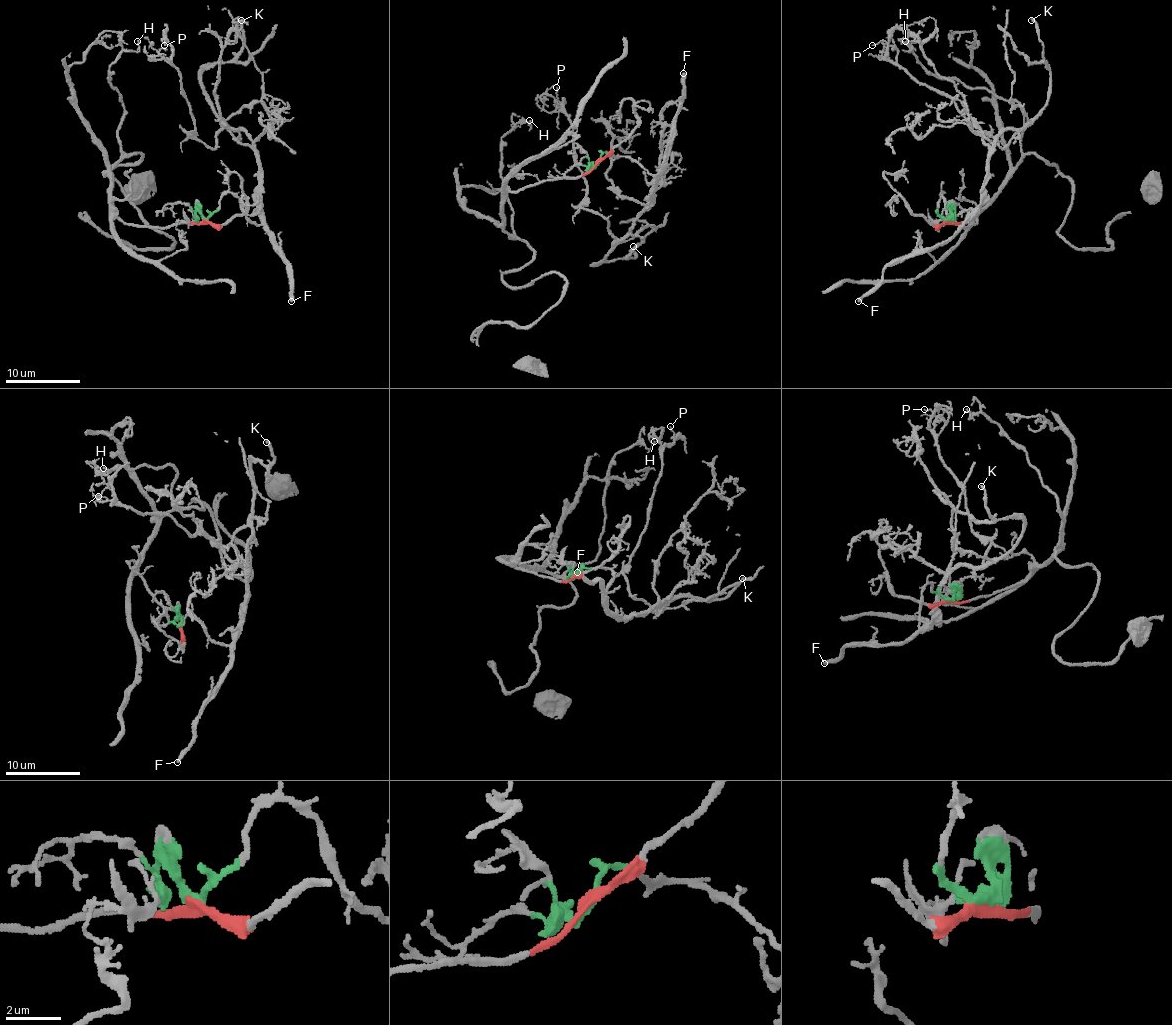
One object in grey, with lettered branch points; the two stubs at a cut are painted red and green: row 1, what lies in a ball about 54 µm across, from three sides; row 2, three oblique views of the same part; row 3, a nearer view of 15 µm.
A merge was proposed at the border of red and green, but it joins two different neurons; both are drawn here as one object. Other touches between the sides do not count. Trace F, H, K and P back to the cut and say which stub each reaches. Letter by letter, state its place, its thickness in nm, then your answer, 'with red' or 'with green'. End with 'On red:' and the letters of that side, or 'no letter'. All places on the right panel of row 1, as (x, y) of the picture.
F: at (858, 301); 320 nm thick; with green
H: at (905, 41); 140 nm thick; with red
K: at (1031, 20); 240 nm thick; with green
P: at (872, 45); 110 nm thick; with green
On red: H

